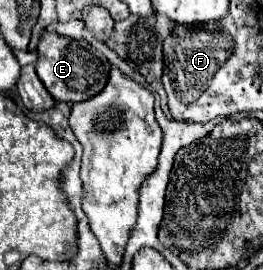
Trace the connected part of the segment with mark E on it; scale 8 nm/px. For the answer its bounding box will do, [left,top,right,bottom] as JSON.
[35,31,111,103]

